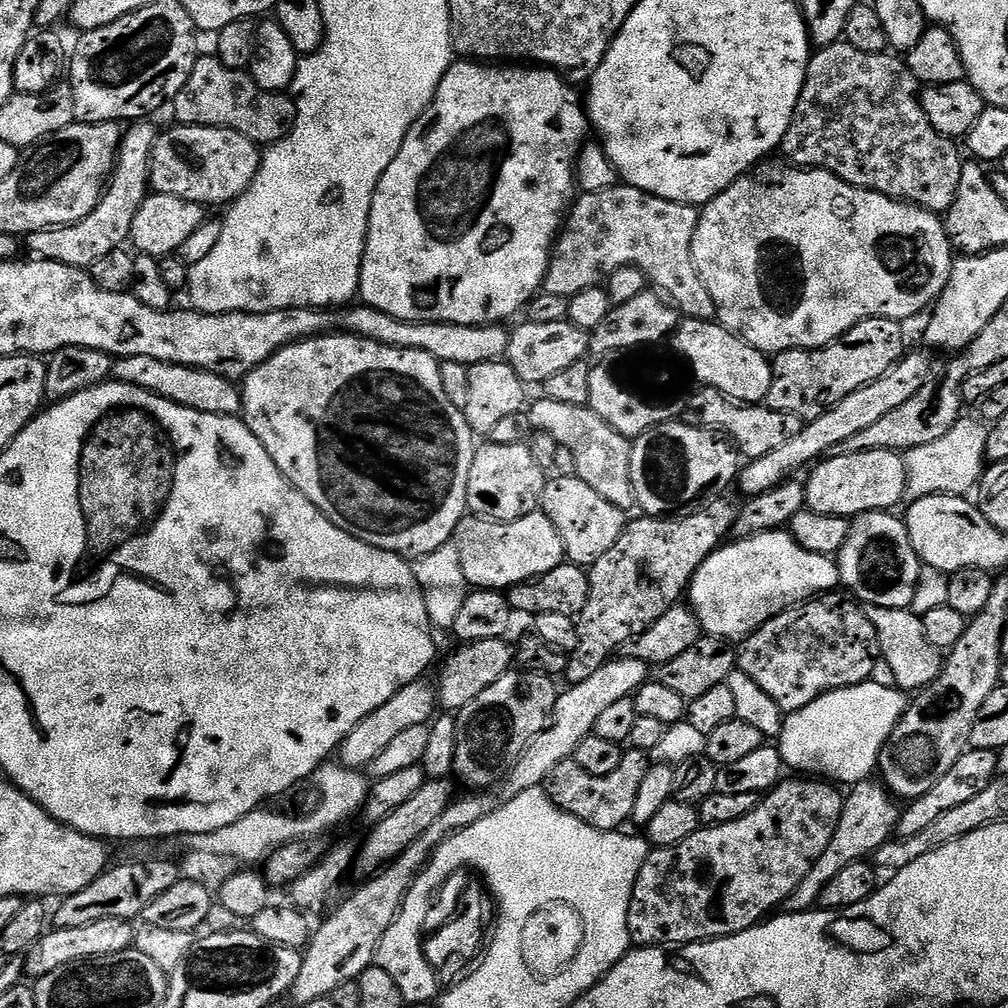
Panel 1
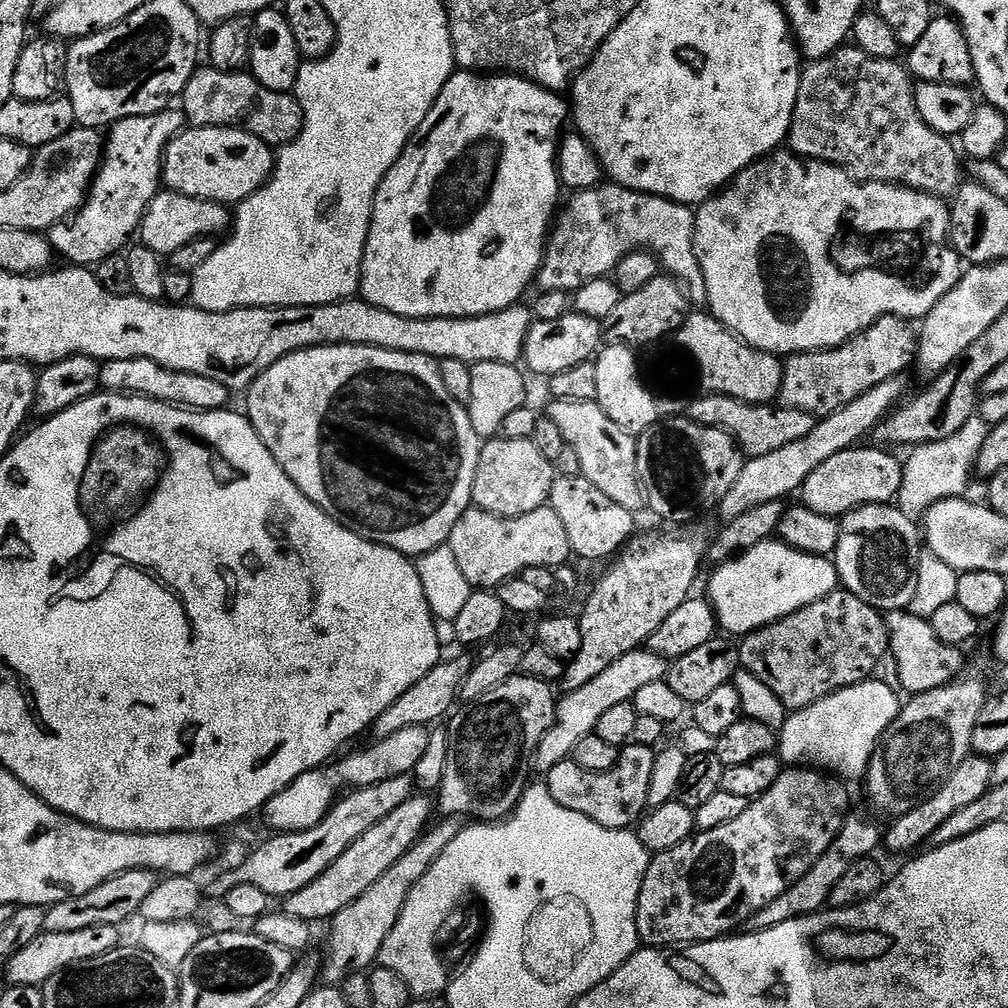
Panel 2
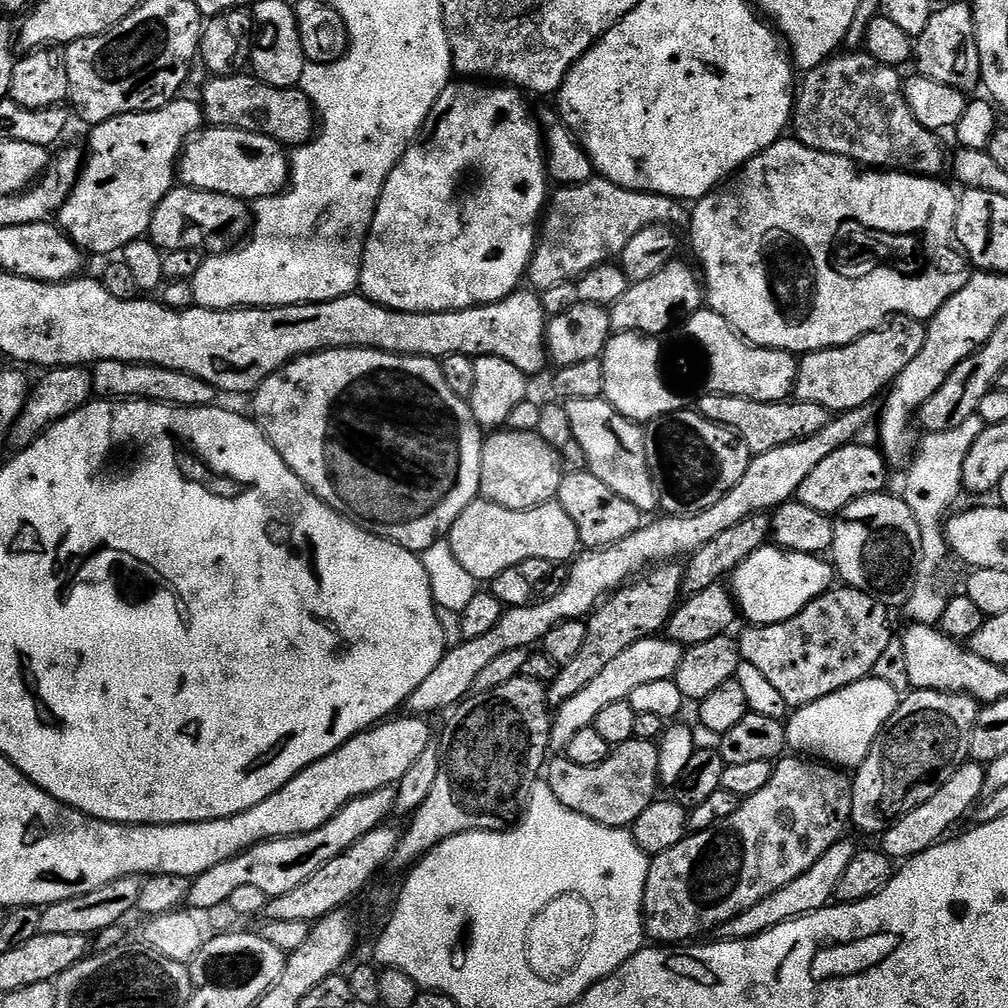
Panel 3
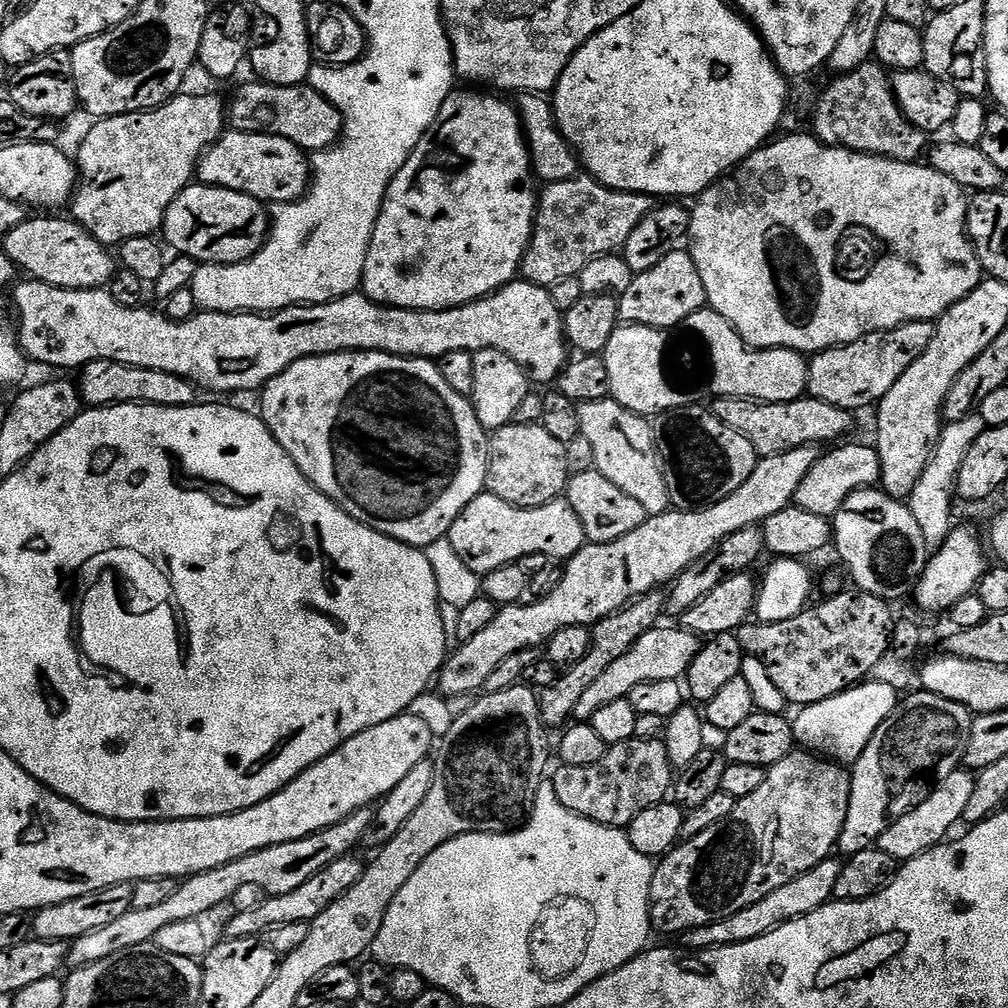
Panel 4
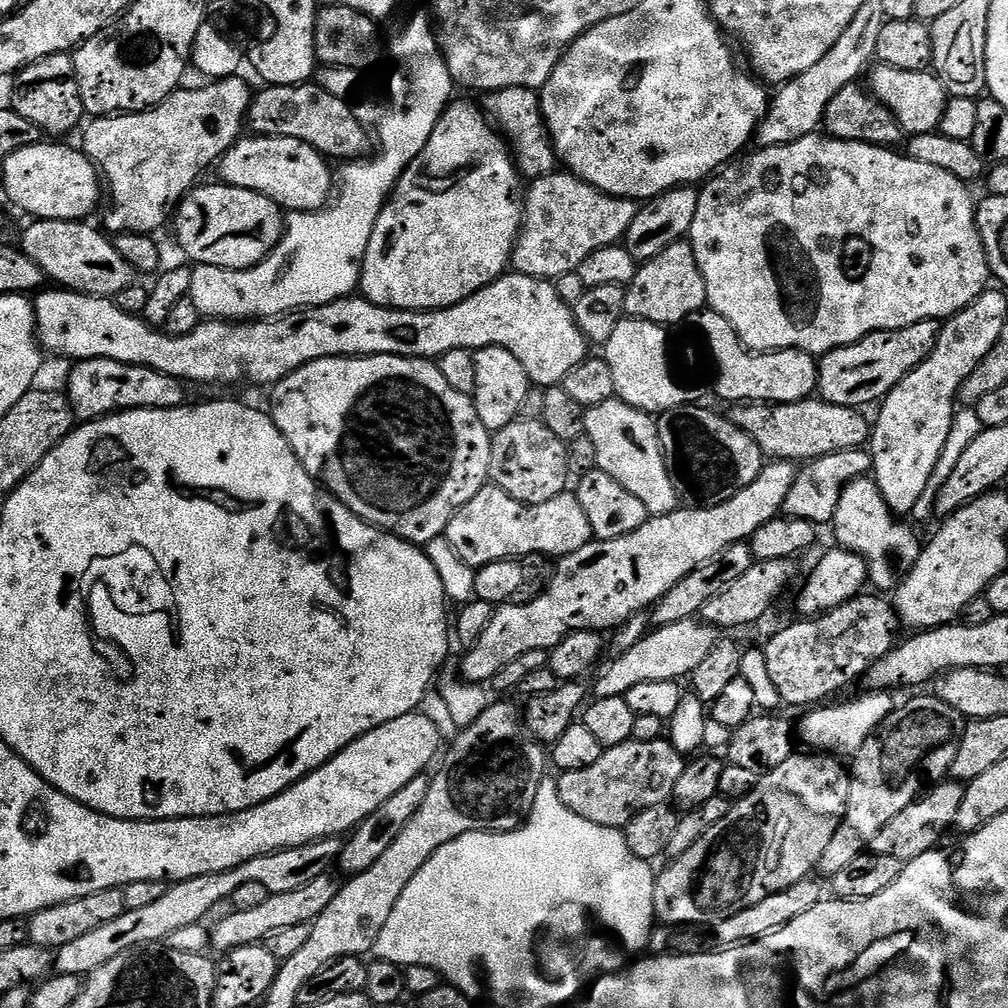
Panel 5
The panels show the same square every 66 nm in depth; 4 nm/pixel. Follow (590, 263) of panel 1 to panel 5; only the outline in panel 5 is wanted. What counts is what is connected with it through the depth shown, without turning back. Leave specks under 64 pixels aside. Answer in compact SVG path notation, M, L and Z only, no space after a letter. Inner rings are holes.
M557 170L548 176L539 176L527 185L524 194L524 217L520 223L520 235L512 247L511 267L530 278L553 282L562 278L562 274L576 272L578 266L582 266L582 261L589 254L594 254L594 250L602 250L602 246L618 244L625 239L630 222L634 222L636 217L637 207L637 201L623 200L621 196L606 194L567 170Z

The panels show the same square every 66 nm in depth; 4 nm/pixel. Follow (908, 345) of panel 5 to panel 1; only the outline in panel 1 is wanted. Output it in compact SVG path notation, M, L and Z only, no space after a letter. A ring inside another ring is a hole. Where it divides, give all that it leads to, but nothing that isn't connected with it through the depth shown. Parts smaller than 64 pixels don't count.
M875 316L858 322L858 326L824 348L791 348L775 353L767 408L782 410L782 414L794 414L806 422L818 419L829 408L842 402L842 398L882 378L882 374L904 359L904 328L899 320Z

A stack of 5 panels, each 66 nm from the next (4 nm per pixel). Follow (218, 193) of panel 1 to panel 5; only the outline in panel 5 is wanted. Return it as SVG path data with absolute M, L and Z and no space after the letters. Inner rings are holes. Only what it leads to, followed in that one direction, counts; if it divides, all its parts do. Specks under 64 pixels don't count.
M245 135L236 141L232 148L218 161L220 168L219 179L230 186L238 186L242 190L254 190L266 194L283 208L285 213L293 212L316 212L319 208L329 203L334 192L334 172L328 169L329 161L320 155L314 146L310 146L304 140L298 138L286 138L285 136L257 136Z

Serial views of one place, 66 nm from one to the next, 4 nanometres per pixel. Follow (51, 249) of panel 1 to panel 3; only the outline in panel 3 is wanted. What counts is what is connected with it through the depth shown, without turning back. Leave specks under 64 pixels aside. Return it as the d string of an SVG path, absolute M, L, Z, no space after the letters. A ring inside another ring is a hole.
M184 99L171 100L153 112L122 114L91 129L92 137L88 140L89 149L80 170L80 178L58 213L58 227L79 246L81 252L88 254L92 251L100 256L111 257L123 253L130 242L145 239L149 235L158 202L162 202L162 198L166 198L166 194L177 183L178 161L184 145L206 124L203 107L195 99Z

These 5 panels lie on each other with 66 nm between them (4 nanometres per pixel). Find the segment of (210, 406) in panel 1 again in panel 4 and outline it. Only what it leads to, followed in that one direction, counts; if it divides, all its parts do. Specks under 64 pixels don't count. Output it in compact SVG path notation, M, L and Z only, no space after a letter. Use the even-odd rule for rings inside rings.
M93 360L91 364L84 365L79 376L78 387L83 403L93 408L107 408L109 404L157 404L167 408L185 408L198 400L197 385L190 380L162 370L119 364L113 360Z

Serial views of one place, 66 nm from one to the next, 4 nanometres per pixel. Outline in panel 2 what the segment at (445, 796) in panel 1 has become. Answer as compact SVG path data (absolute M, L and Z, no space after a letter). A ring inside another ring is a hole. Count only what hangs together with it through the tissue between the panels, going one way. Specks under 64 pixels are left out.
M412 795L402 802L402 806L398 806L398 810L394 810L394 814L382 818L378 826L373 826L362 834L362 838L357 838L354 846L350 846L346 854L341 854L327 870L318 874L310 886L302 886L302 890L283 897L282 911L309 922L331 921L332 917L346 910L350 902L358 902L358 898L362 898L362 894L366 894L366 890L370 890L370 886L374 886L374 882L378 882L378 878L382 878L382 874L386 874L386 870L390 870L390 866L394 866L394 862L398 862L398 858L402 858L402 854L406 854L414 842L418 842L420 835L428 831L434 820L432 808L434 812L431 795Z

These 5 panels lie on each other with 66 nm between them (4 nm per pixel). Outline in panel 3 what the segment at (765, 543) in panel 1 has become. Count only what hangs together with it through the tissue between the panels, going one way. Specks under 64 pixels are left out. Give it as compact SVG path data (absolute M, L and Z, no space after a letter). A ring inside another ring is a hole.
M775 546L759 548L730 577L730 591L738 605L739 615L743 619L745 616L752 626L777 624L786 622L786 618L794 618L794 614L833 587L833 569L822 561L820 556L786 552Z

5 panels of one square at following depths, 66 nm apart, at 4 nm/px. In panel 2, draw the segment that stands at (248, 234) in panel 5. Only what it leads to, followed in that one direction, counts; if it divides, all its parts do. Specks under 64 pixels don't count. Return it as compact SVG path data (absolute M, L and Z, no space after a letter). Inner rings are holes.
M162 190L152 199L146 210L144 220L140 224L138 240L143 247L154 250L162 258L171 258L178 250L182 250L182 246L190 242L223 237L233 223L234 216L227 204L210 202L202 198L190 198L186 194Z

